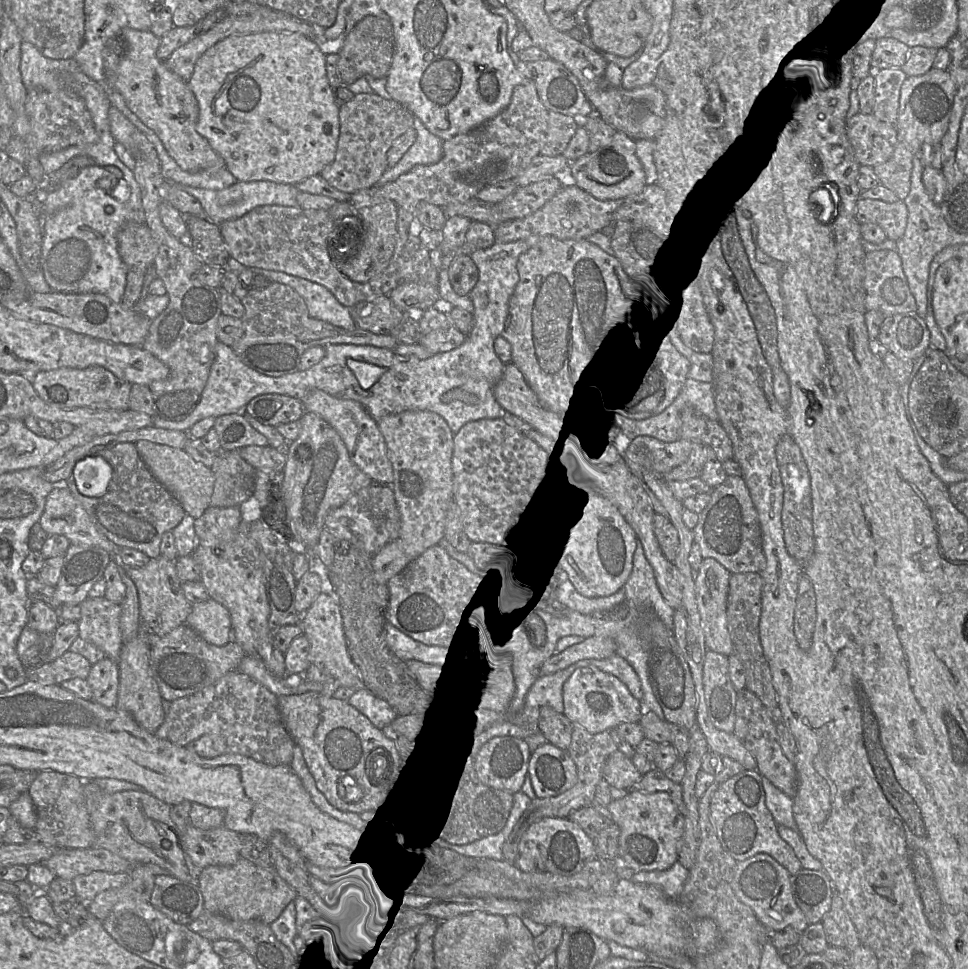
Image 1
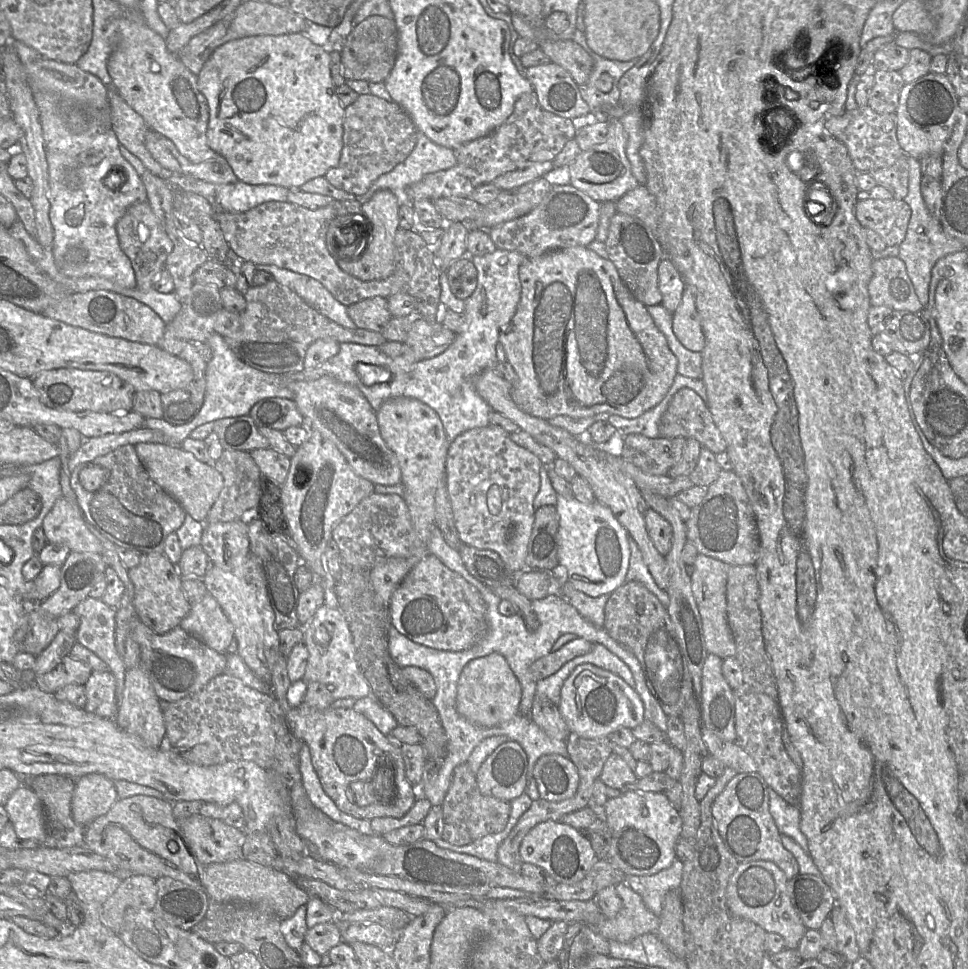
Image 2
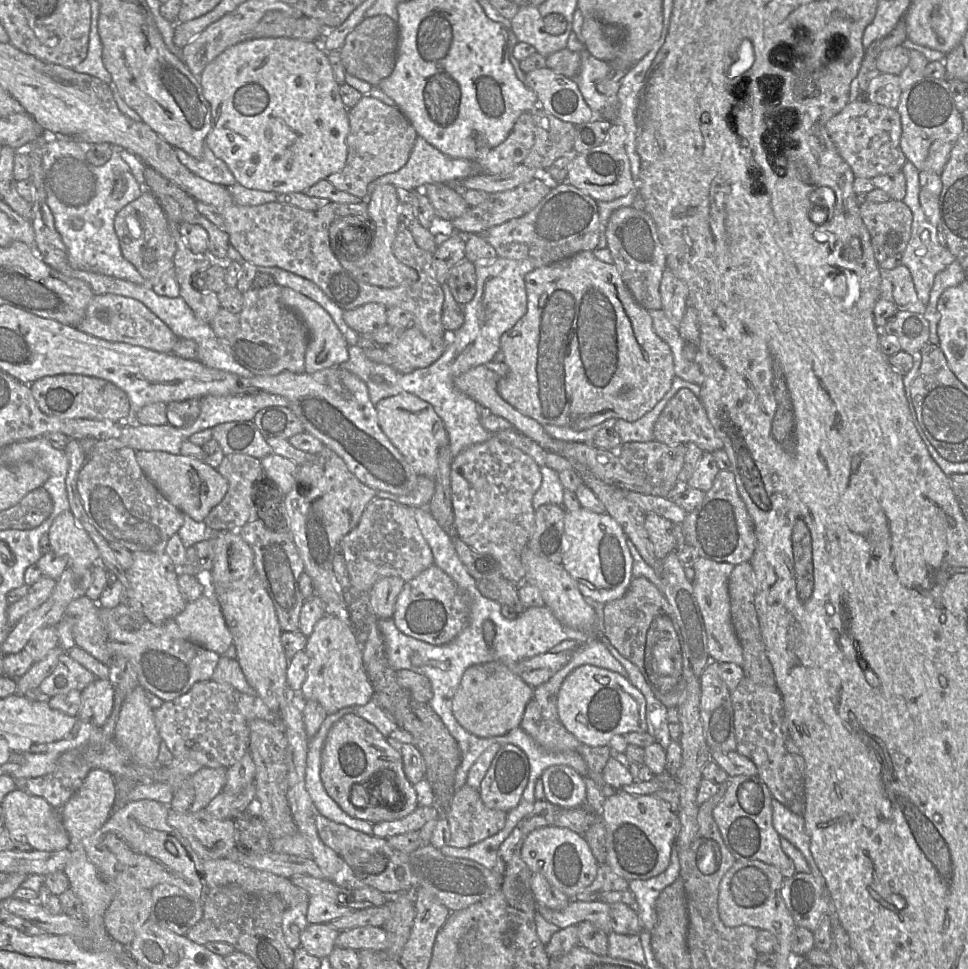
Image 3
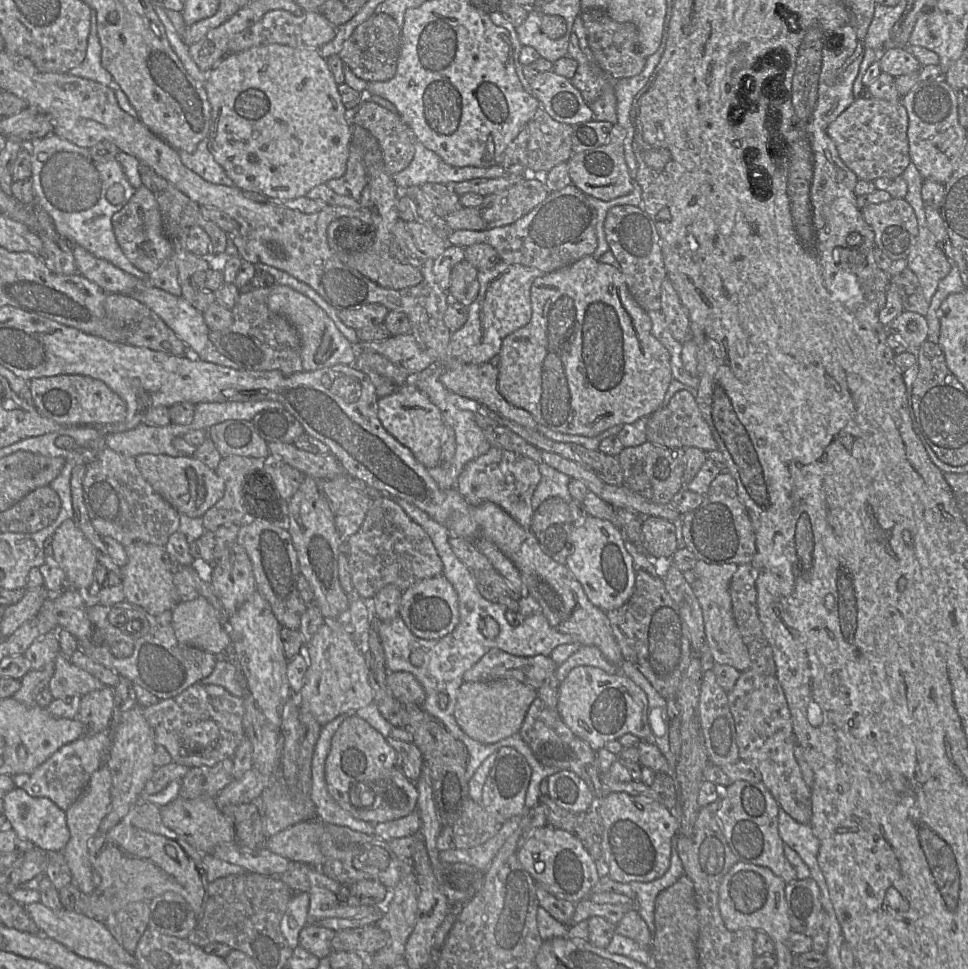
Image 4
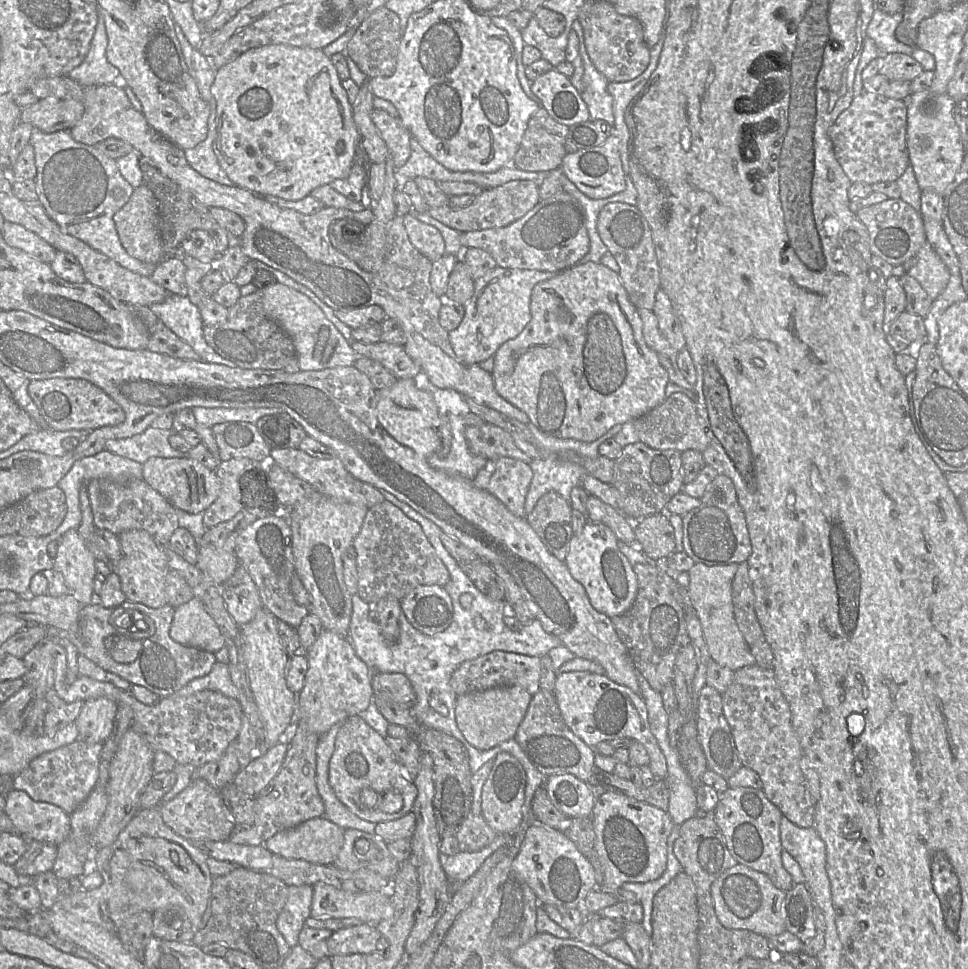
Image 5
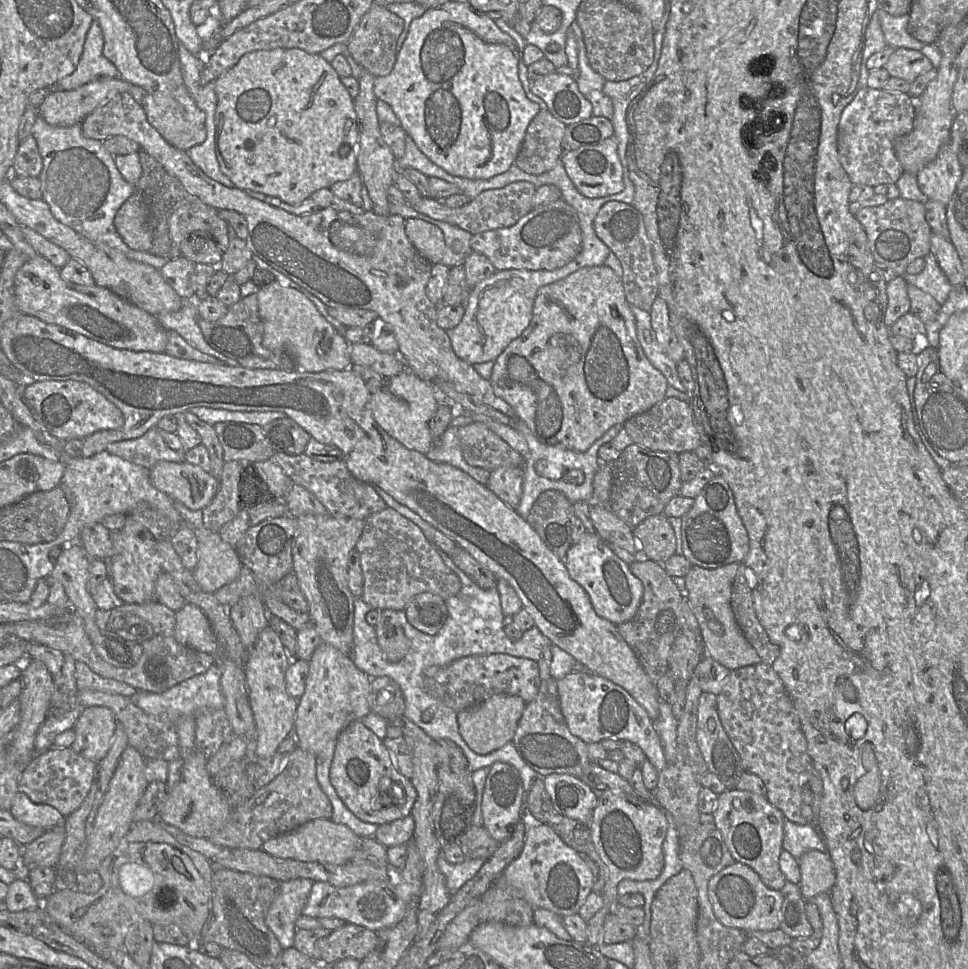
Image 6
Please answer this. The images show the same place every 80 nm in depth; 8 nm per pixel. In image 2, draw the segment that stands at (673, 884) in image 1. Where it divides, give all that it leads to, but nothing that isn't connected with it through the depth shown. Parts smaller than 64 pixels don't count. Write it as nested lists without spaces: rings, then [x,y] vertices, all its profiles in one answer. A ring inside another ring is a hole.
[[[676,857],[676,859],[673,861],[672,865],[668,869],[662,870],[657,874],[649,876],[627,876],[625,878],[625,883],[638,895],[640,895],[647,909],[651,911],[654,915],[659,917],[662,911],[662,903],[665,895],[670,890],[680,889],[682,871],[683,862],[681,862]]]

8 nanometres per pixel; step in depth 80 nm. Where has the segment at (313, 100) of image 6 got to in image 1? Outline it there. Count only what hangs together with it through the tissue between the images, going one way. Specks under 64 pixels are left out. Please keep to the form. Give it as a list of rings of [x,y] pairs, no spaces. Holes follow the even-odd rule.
[[[260,32],[229,36],[210,47],[197,60],[194,72],[187,83],[199,105],[197,132],[224,159],[226,168],[238,182],[271,181],[296,185],[311,176],[320,175],[321,171],[334,161],[340,135],[340,106],[336,103],[334,88],[327,78],[326,54],[314,39],[297,32]]]

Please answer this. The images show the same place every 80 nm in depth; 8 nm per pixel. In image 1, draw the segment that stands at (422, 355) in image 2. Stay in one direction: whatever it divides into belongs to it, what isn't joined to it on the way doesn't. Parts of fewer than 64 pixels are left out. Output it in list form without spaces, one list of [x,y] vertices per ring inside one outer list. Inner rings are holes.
[[[433,307],[424,311],[419,324],[421,338],[418,343],[431,355],[451,351],[462,345],[467,337],[453,325],[446,313]]]

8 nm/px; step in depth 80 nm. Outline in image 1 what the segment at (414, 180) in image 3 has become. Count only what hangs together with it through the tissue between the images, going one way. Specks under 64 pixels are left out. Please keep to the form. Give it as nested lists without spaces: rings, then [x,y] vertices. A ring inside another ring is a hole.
[[[415,116],[413,128],[416,131],[415,142],[394,167],[387,168],[375,186],[381,187],[393,182],[415,166],[436,164],[442,159],[443,141],[432,134]]]

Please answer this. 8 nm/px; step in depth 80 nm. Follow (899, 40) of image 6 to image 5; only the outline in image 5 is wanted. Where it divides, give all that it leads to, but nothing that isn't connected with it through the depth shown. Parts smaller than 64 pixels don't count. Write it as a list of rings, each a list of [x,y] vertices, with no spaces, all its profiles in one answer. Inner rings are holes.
[[[875,8],[866,36],[875,42],[880,54],[897,52],[912,55],[913,47],[899,42],[895,37],[896,28],[902,19],[903,12],[888,14]]]

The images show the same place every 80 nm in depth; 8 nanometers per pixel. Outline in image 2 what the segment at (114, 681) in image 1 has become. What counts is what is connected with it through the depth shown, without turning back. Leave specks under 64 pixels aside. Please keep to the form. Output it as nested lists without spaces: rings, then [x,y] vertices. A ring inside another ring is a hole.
[[[110,670],[92,671],[85,686],[84,709],[100,717],[114,719],[117,711],[116,681]]]

